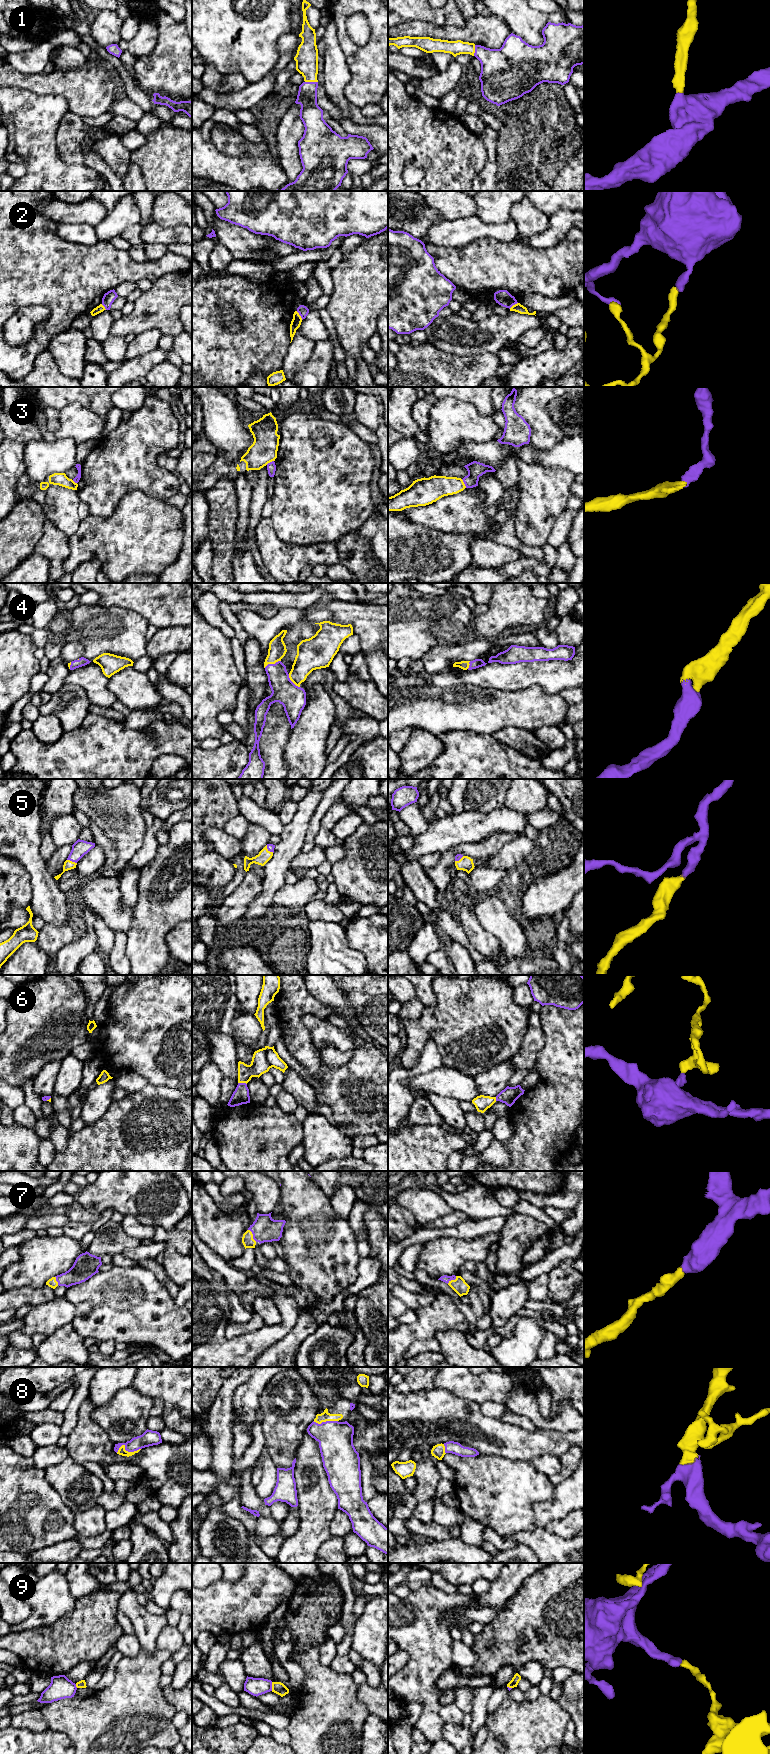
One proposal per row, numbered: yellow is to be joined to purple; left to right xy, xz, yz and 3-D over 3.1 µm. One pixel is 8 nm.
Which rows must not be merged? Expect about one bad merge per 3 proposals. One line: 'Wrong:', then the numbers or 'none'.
Wrong: 2, 3, 6, 9

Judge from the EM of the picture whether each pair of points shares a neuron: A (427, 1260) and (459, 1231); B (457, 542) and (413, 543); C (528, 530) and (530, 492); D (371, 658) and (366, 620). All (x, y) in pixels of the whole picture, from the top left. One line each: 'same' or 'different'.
A: different
B: same
C: same
D: different

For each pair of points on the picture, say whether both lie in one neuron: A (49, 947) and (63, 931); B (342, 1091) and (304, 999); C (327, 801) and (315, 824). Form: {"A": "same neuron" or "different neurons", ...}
{"A": "same neuron", "B": "same neuron", "C": "same neuron"}

